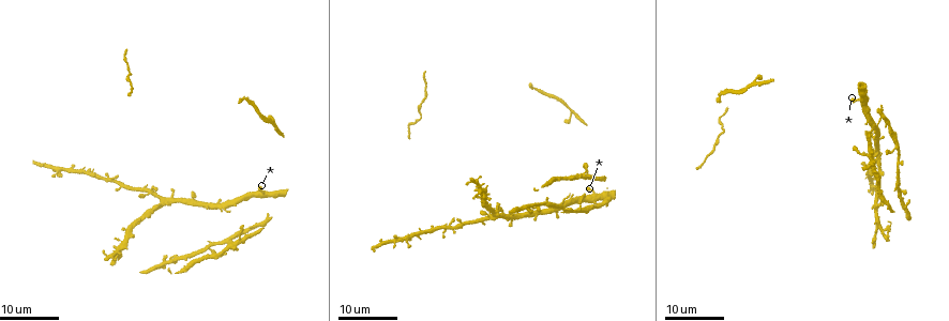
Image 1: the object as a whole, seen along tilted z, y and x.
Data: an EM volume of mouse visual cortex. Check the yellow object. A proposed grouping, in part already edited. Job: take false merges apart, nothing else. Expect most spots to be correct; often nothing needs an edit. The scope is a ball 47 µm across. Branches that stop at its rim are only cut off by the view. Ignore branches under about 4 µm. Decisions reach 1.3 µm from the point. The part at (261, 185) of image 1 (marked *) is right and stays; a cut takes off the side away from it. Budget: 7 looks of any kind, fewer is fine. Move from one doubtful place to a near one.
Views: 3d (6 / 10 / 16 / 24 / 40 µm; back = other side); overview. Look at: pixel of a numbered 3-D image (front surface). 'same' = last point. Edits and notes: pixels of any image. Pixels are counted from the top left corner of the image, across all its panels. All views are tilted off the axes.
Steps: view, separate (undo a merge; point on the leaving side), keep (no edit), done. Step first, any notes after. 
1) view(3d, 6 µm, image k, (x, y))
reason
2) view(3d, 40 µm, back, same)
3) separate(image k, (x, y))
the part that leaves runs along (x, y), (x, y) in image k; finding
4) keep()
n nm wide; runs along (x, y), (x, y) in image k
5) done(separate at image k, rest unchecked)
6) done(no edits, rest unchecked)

view(3d, 24 µm, image 1, (161, 199))

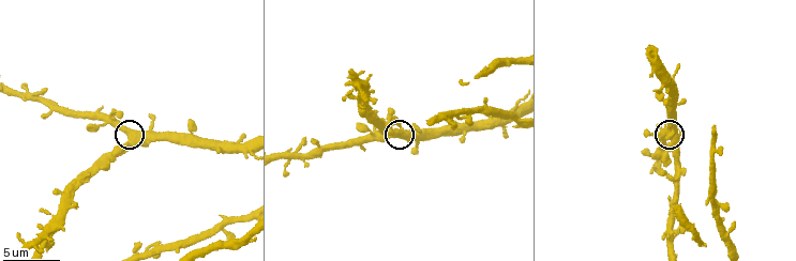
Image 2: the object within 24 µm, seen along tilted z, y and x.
view(3d, 10 µm, image 2, (127, 138))

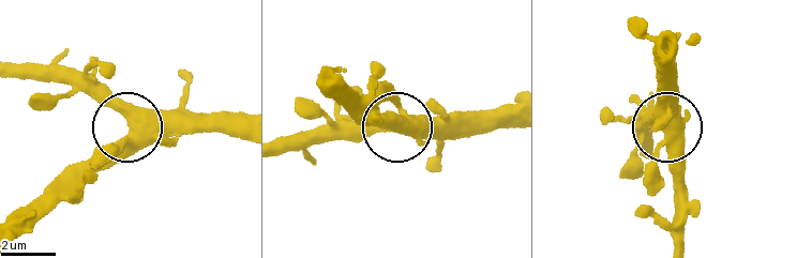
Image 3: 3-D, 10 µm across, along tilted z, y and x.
view(3d, 6 µm, image 3, (131, 127))

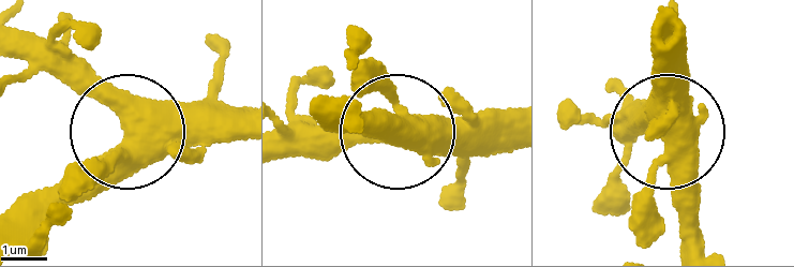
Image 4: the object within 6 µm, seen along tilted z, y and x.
keep()
continuous, no second neuron

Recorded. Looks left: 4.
view(3d, 16 µm, image 2, (310, 151))
side arm on a straight run

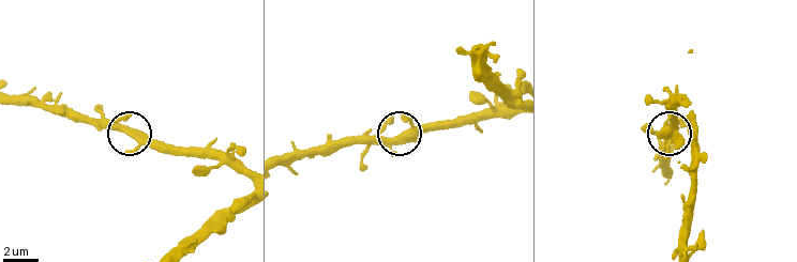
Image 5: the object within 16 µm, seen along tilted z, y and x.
view(3d, 6 µm, image 5, (129, 135))

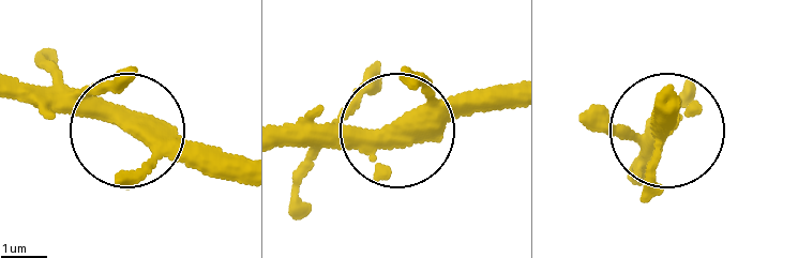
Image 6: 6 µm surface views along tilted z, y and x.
keep()
3 arms; runs along (240, 170), (19, 92) in image 6; all the same neuron

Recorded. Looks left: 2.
done(no edits, rest unchecked)

